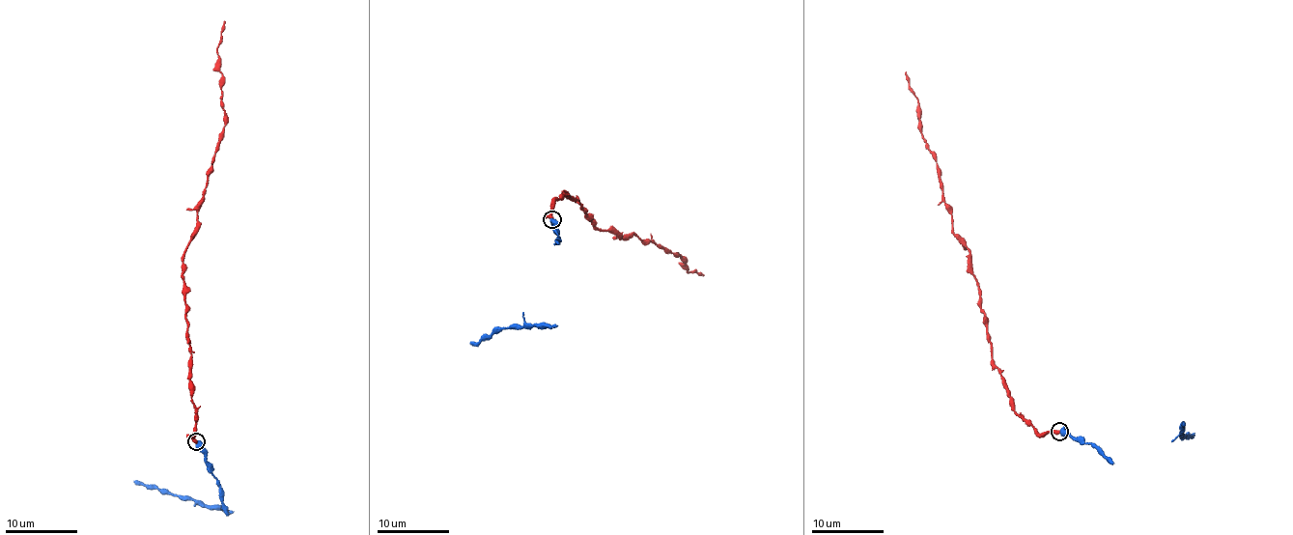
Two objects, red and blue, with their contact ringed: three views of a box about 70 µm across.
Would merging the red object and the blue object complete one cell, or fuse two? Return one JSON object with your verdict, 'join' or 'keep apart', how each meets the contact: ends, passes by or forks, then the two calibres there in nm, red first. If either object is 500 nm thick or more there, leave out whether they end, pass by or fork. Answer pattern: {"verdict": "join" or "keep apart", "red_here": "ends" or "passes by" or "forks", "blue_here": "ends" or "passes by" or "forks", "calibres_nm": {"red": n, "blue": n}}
{"verdict": "join", "calibres_nm": {"red": 280, "blue": 650}}

